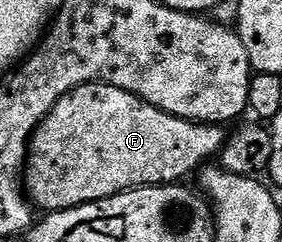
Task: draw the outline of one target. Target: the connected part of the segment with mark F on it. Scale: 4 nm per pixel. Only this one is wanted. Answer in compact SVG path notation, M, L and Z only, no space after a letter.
M82 83L81 86L75 87L69 93L65 93L65 97L61 97L61 101L57 101L57 105L53 105L51 112L39 122L38 127L32 133L31 146L27 148L27 162L25 164L25 194L40 212L50 213L108 199L114 195L120 195L122 191L132 191L138 187L175 185L186 180L183 179L186 175L192 174L191 176L194 176L204 164L214 160L222 151L224 143L227 142L227 136L228 132L222 126L213 123L193 123L190 119L170 115L153 105L144 103L142 99L137 98L133 93L129 93L125 89L117 89L108 83Z

